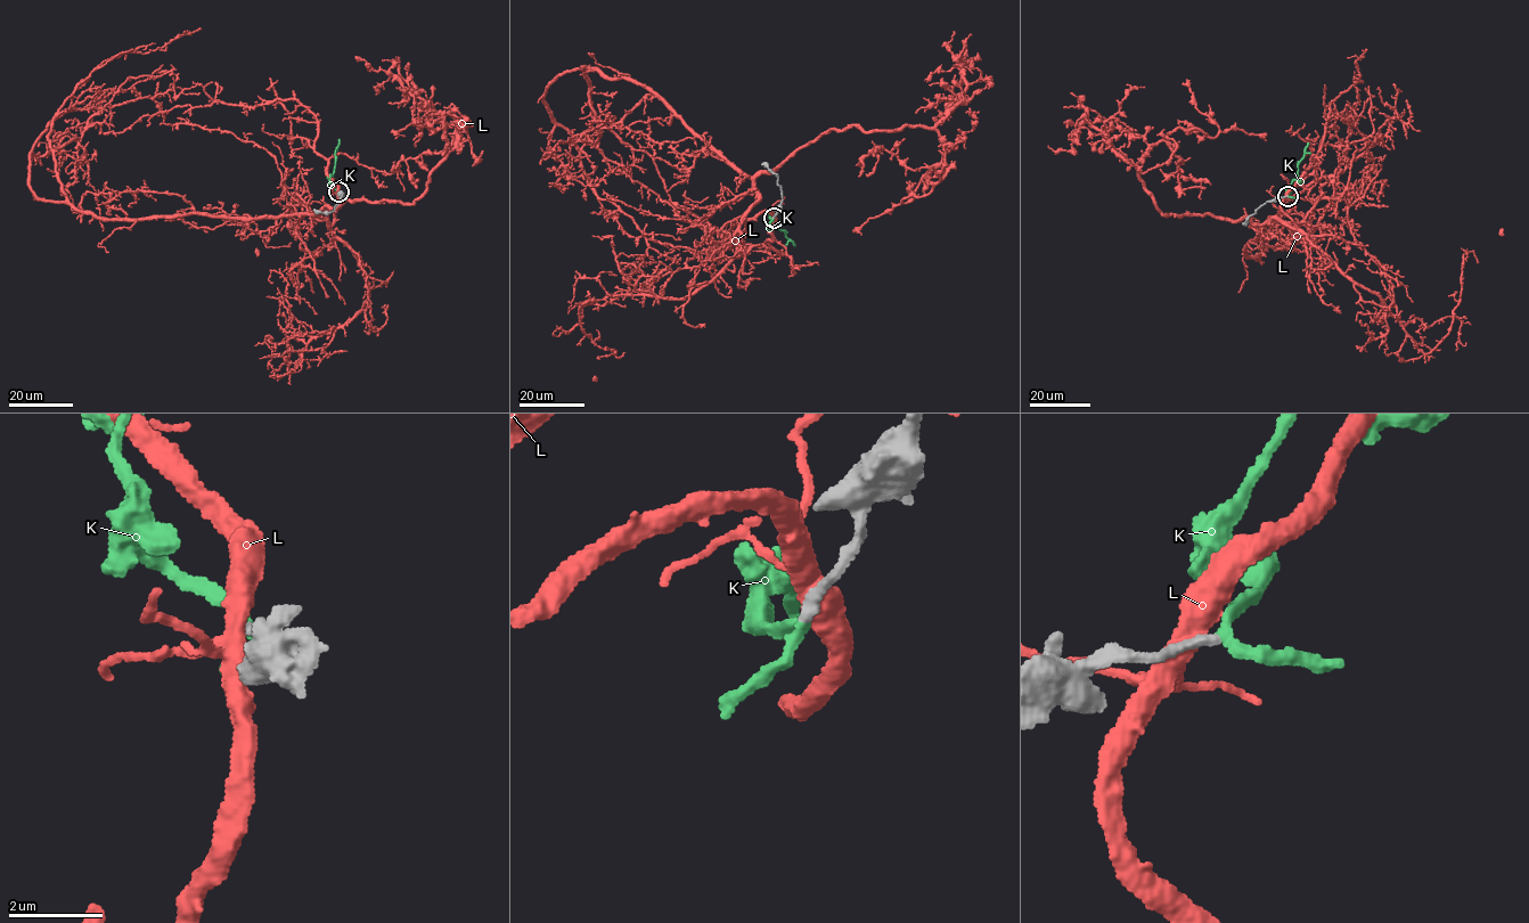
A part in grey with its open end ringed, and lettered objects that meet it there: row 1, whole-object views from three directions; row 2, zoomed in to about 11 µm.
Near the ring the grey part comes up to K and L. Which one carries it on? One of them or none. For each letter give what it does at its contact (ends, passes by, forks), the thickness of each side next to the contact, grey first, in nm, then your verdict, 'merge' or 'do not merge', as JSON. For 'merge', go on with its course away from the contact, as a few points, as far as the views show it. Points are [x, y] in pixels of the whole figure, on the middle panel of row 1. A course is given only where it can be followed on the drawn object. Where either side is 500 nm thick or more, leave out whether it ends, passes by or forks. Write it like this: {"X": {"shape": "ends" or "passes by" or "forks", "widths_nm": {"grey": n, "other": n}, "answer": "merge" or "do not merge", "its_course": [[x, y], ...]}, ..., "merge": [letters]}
{"K": {"shape": "passes by", "widths_nm": {"grey": 240, "other": 200}, "answer": "merge", "its_course": [[773, 218], [774, 226], [786, 231], [794, 245]]}, "L": {"shape": "forks", "widths_nm": {"grey": 260, "other": 380}, "answer": "do not merge"}, "merge": ["K"]}

